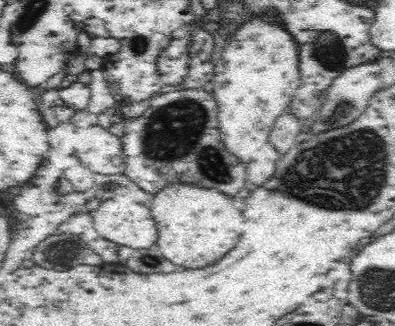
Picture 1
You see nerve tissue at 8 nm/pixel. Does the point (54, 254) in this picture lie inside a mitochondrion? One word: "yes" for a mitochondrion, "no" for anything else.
yes

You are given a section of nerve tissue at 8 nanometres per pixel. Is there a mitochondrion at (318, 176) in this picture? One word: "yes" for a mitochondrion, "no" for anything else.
yes

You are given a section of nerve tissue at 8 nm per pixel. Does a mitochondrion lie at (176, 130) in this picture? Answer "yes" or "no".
yes

